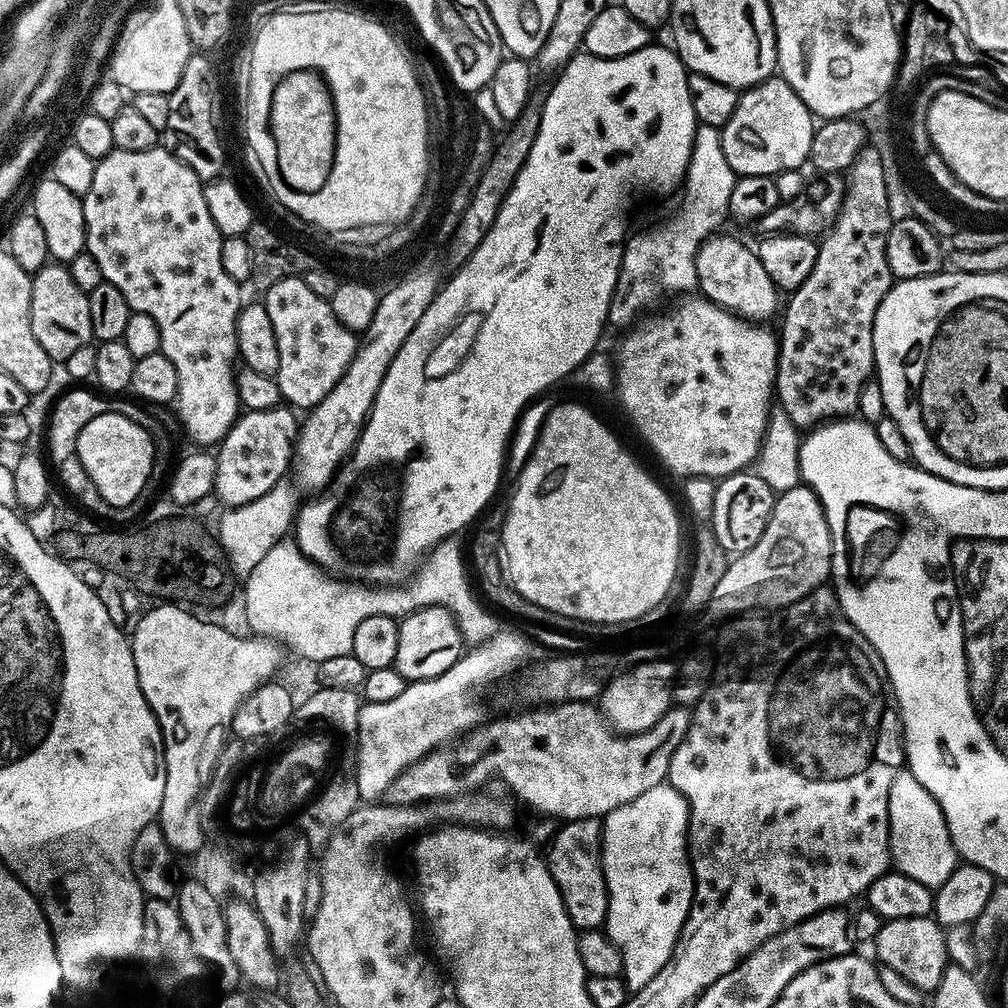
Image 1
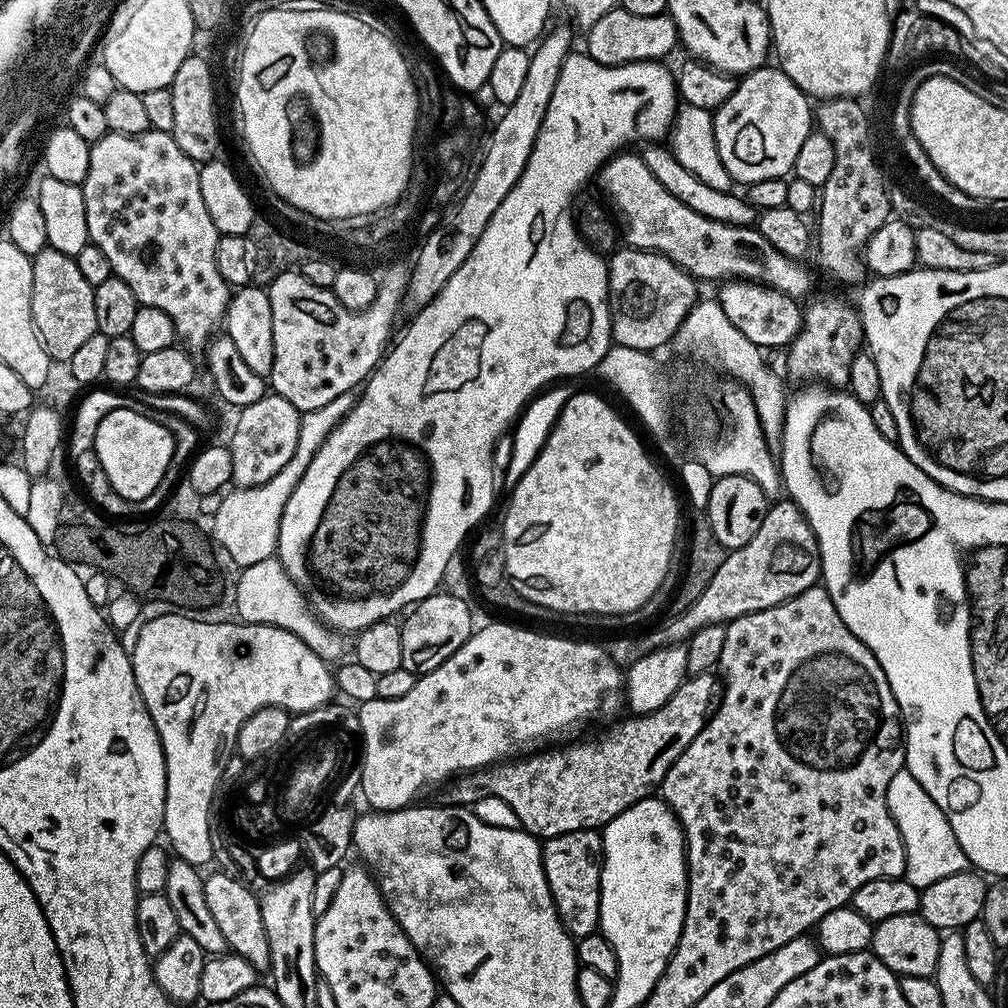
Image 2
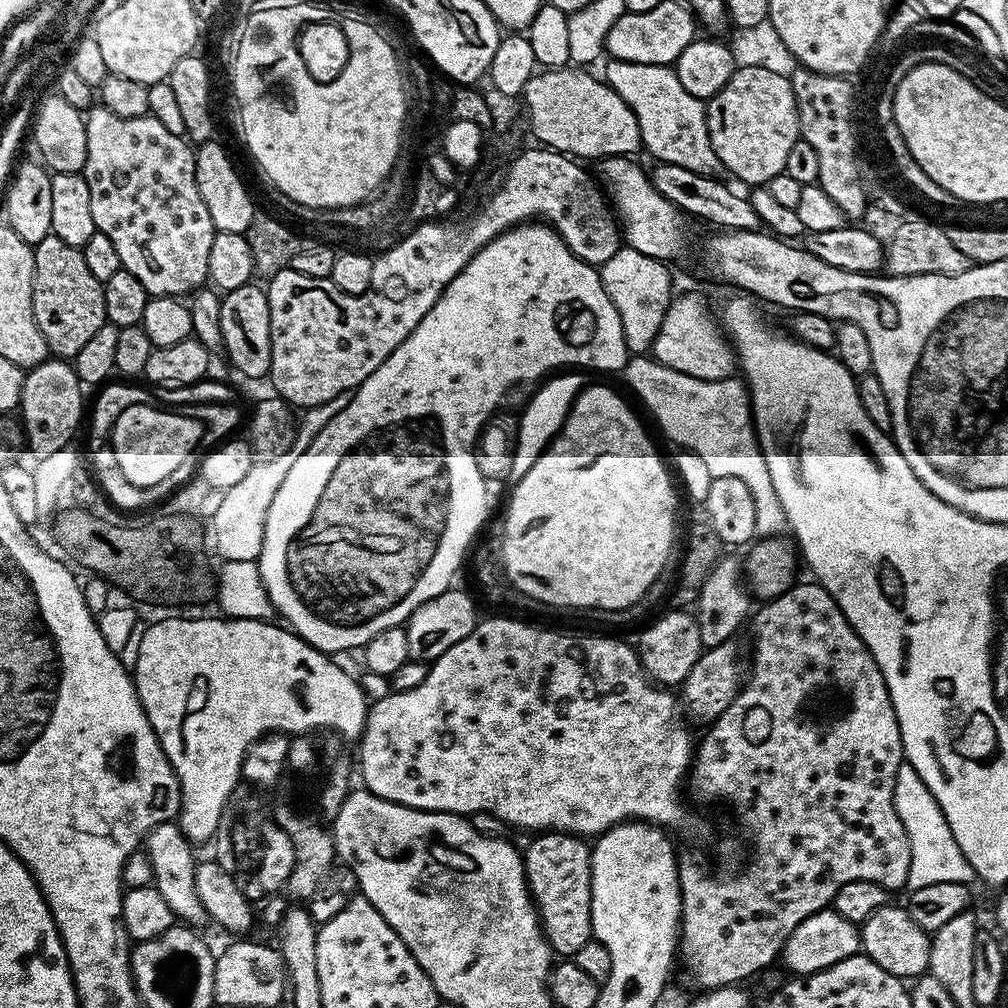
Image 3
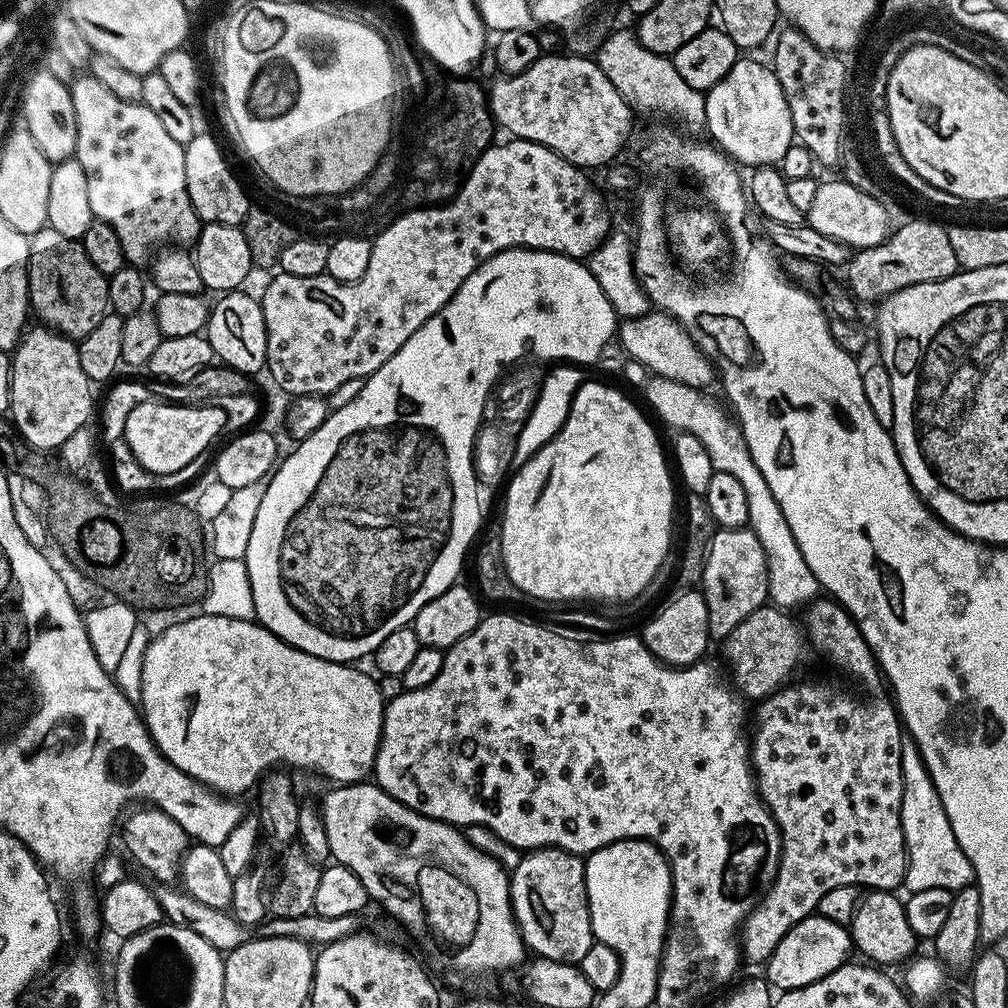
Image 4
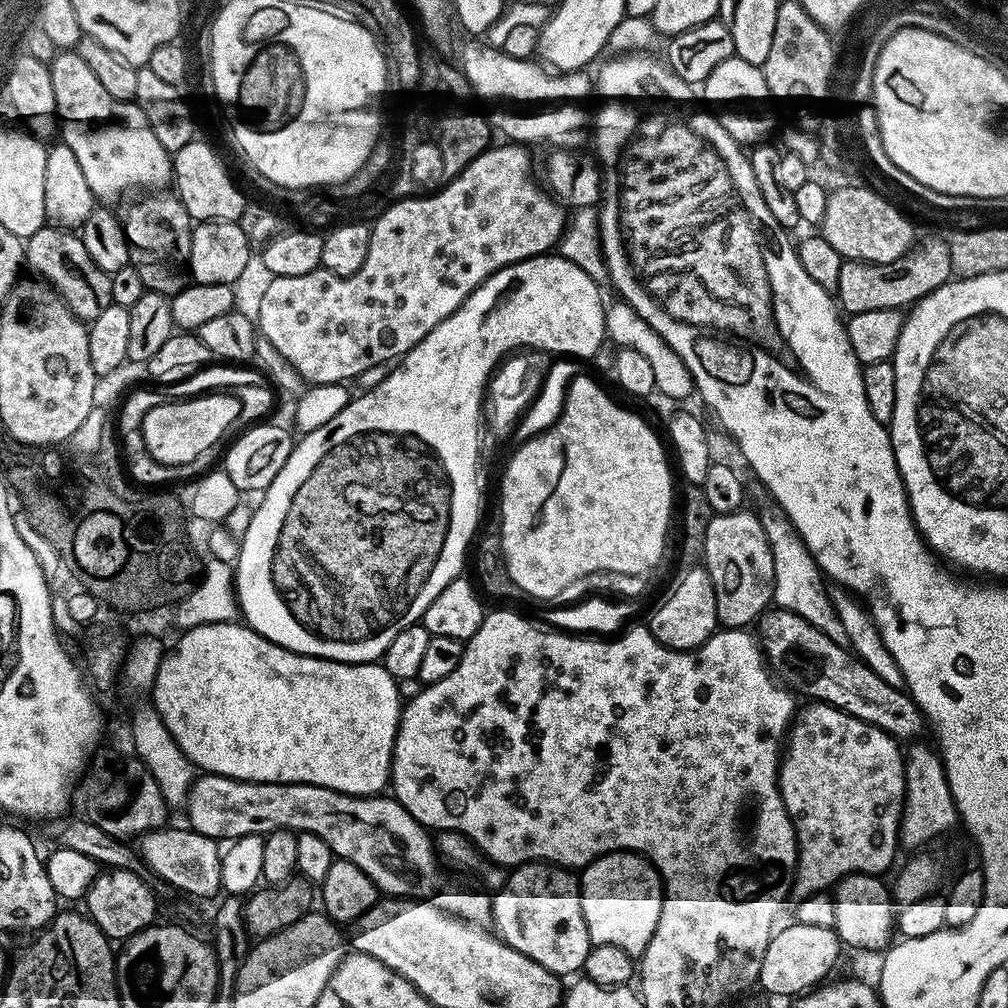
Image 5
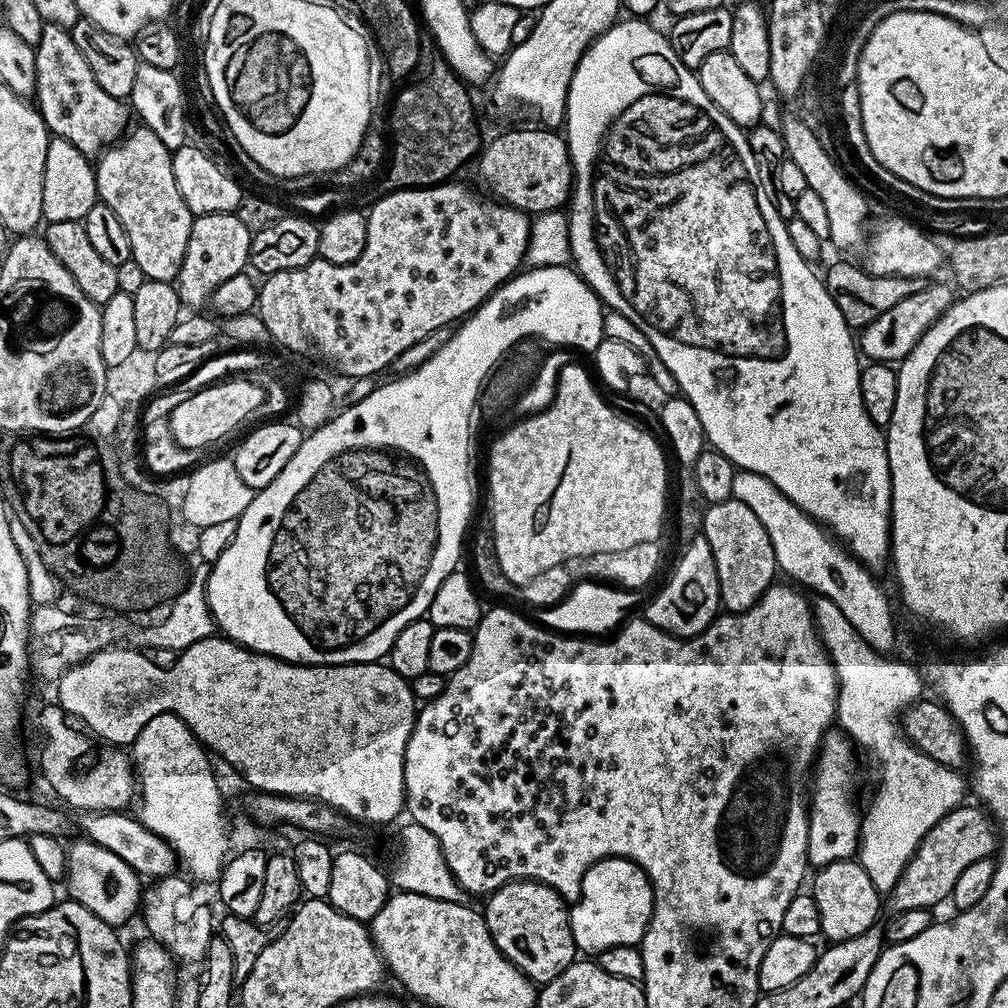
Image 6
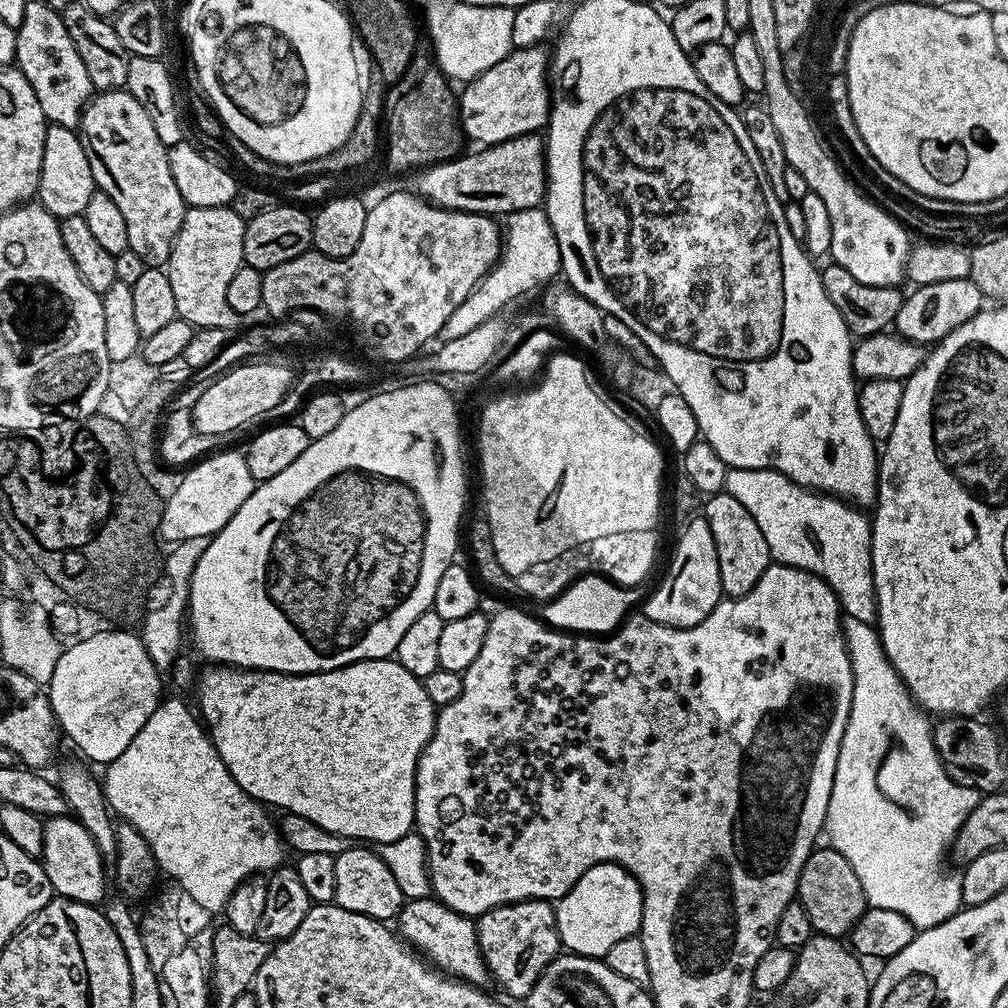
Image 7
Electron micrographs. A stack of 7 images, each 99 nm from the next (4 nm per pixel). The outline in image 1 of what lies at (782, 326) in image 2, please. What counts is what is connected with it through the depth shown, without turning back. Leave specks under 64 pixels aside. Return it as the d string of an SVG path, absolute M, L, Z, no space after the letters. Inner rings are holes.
M713 234L700 241L700 248L696 251L696 282L699 295L703 299L709 300L710 303L725 308L727 312L732 312L735 316L741 316L743 320L768 322L768 319L775 312L777 315L781 311L782 293L780 289L772 281L770 274L766 274L762 262L756 257L756 253L751 247L747 248L742 241L724 235Z

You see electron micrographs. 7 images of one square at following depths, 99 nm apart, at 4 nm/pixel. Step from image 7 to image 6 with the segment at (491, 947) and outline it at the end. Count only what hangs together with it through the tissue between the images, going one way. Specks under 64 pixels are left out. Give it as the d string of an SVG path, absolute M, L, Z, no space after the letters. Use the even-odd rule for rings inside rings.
M512 880L503 884L497 892L487 897L488 905L482 908L482 915L498 950L502 950L505 958L528 977L533 984L543 986L549 984L562 970L566 970L578 959L578 949L572 933L572 918L569 905L549 886L539 884L536 880Z

